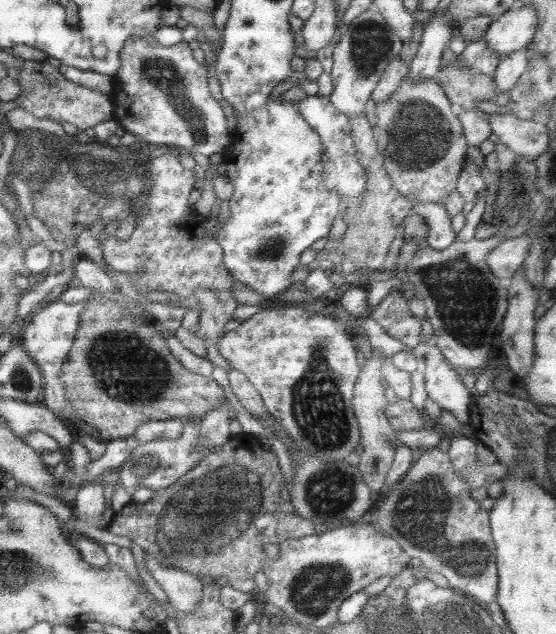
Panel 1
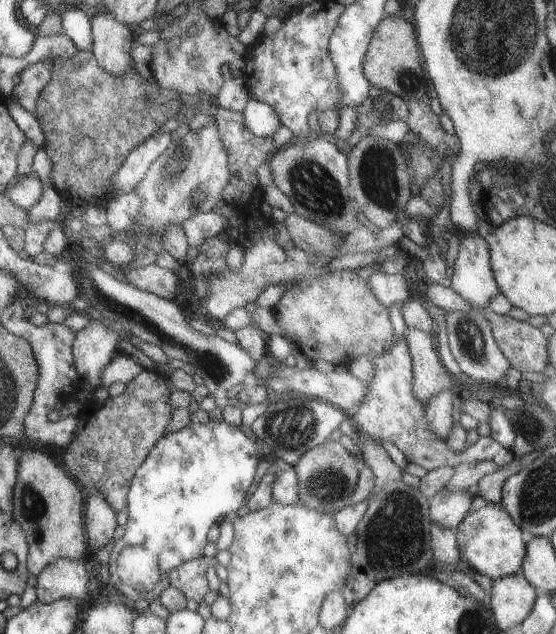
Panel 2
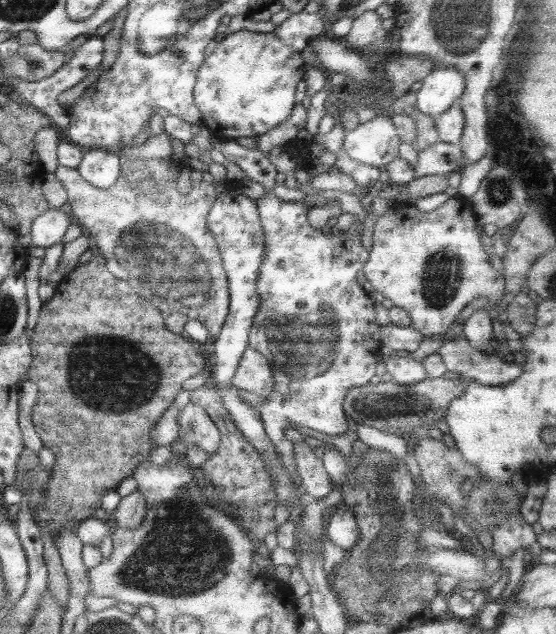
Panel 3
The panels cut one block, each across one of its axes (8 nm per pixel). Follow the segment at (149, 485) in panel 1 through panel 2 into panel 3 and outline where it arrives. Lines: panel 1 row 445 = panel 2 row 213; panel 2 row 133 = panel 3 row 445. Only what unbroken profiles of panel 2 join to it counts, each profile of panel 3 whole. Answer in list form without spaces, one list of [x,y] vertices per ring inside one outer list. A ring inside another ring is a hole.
[[[187,403],[183,408],[179,409],[179,416],[177,416],[177,439],[176,444],[179,444],[182,448],[189,448],[196,446],[208,455],[215,452],[215,449],[219,446],[219,432],[217,426],[213,424],[213,420],[207,416],[207,413],[197,406],[195,403]]]

